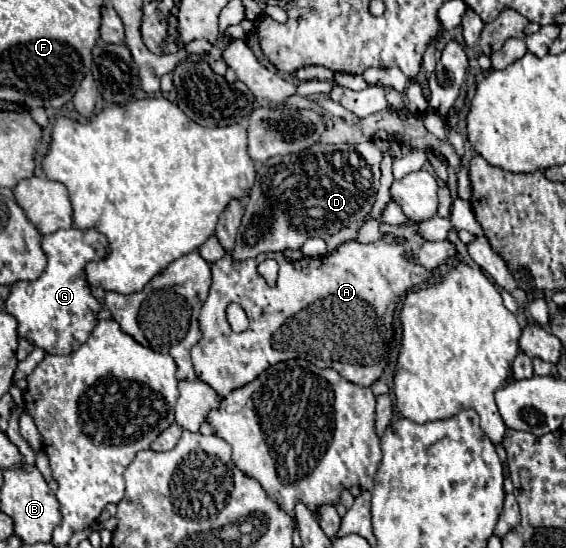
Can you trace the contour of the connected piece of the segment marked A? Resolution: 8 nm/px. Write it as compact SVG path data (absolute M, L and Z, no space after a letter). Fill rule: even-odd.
M380 224L380 232L392 234L402 242L378 240L372 244L360 244L352 240L342 244L332 254L326 254L320 258L302 258L296 262L284 260L284 254L280 252L262 254L258 258L250 258L244 262L234 262L232 256L226 254L224 258L214 262L210 294L198 318L202 338L192 348L192 364L194 364L196 376L202 382L210 384L222 398L222 396L228 396L232 390L242 388L252 380L256 380L268 366L274 366L290 358L304 358L314 362L320 368L334 368L348 382L354 382L360 386L370 386L372 382L376 382L388 362L388 342L394 336L392 316L396 312L398 300L410 288L420 286L432 276L430 270L416 266L404 258L404 252L414 250L424 242L422 236L416 232L416 226ZM266 258L278 260L278 266L280 266L278 284L274 288L270 288L256 272L256 266ZM230 302L240 304L250 322L250 326L240 334L236 334L226 320L226 306Z

